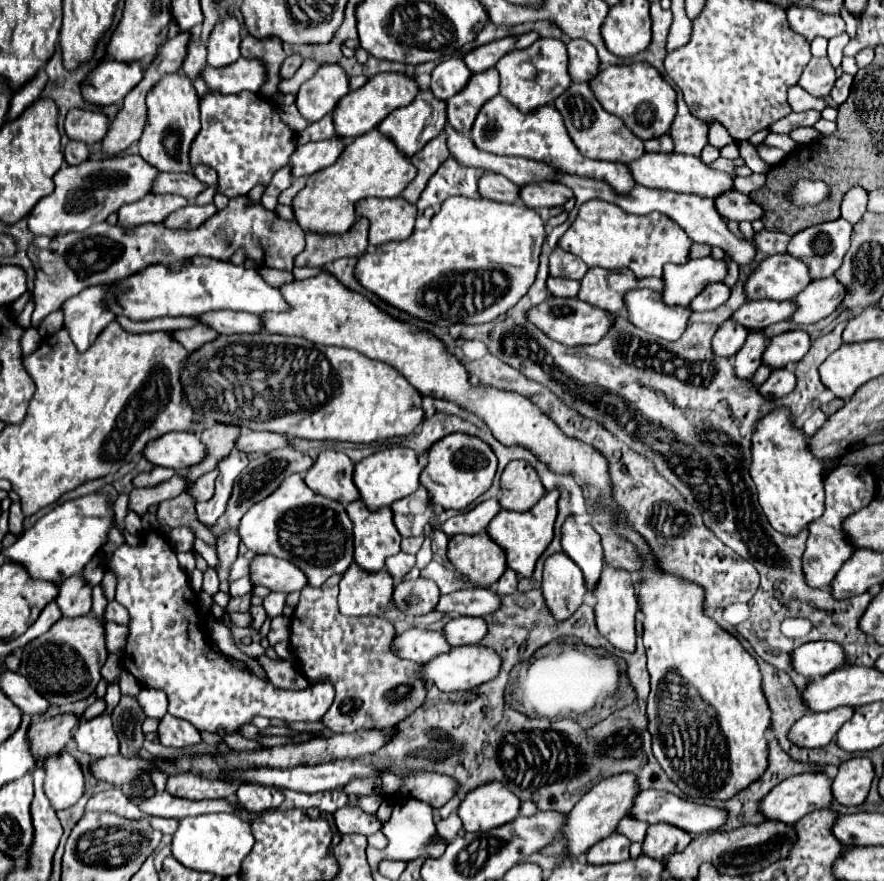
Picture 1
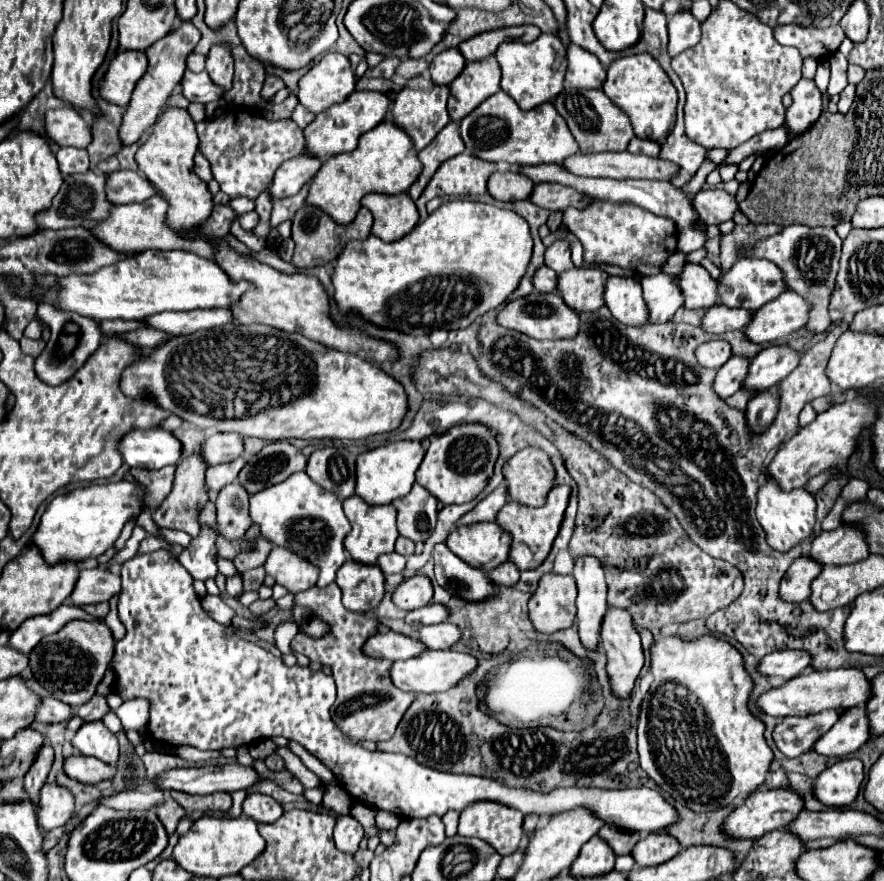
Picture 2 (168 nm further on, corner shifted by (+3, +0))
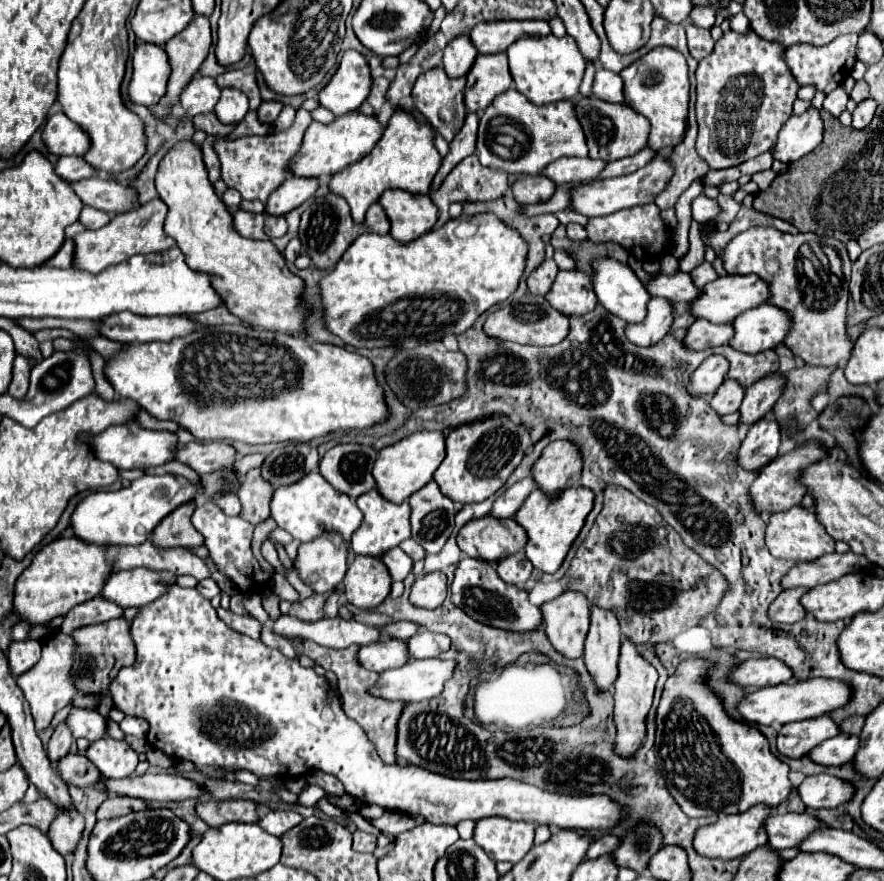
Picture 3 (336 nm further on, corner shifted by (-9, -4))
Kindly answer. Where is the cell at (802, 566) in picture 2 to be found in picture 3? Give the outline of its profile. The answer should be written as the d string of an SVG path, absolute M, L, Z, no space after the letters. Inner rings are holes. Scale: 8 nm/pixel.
M798 588L796 592L782 592L768 608L768 618L778 624L794 624L800 622L806 612L800 608L800 596L806 592L806 588Z

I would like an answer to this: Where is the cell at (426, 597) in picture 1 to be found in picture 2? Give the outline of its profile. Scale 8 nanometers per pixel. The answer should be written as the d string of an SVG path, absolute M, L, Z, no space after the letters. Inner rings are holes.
M412 576L406 578L402 584L396 586L392 594L392 602L402 610L416 610L426 606L432 600L432 584L426 576Z

